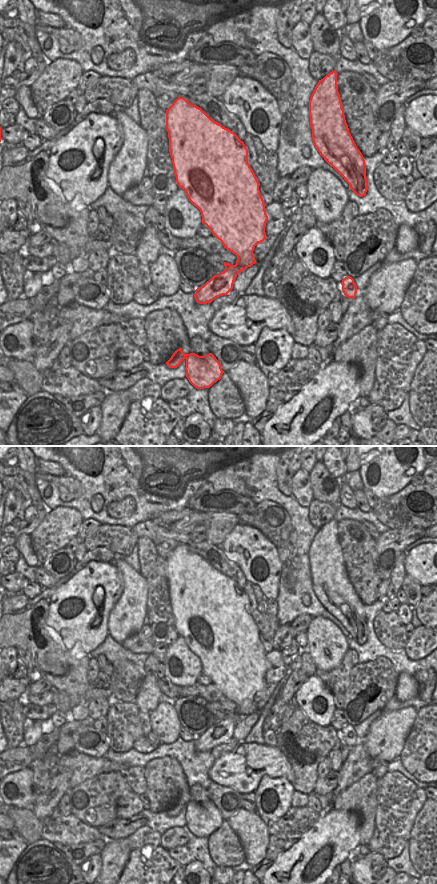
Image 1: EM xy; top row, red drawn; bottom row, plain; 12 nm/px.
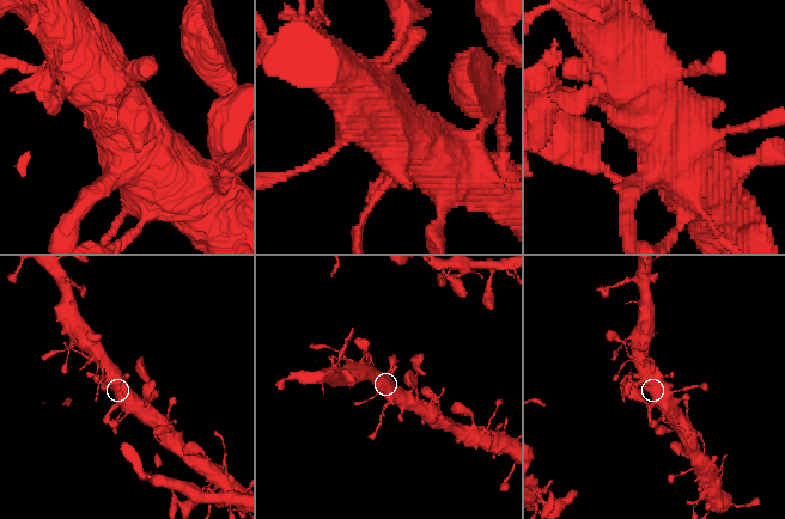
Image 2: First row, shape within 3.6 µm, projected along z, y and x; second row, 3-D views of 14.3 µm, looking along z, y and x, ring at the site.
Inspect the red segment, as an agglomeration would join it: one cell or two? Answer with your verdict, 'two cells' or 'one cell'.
one cell

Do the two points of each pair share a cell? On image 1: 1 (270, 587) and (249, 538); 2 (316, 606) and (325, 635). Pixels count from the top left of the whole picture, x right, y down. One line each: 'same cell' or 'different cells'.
1: same cell
2: different cells

